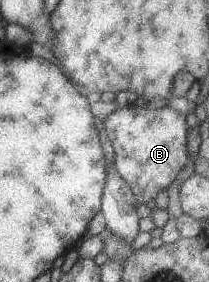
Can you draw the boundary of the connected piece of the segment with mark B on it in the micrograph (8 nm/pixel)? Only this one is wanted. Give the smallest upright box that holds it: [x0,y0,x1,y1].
[104,104,189,204]

